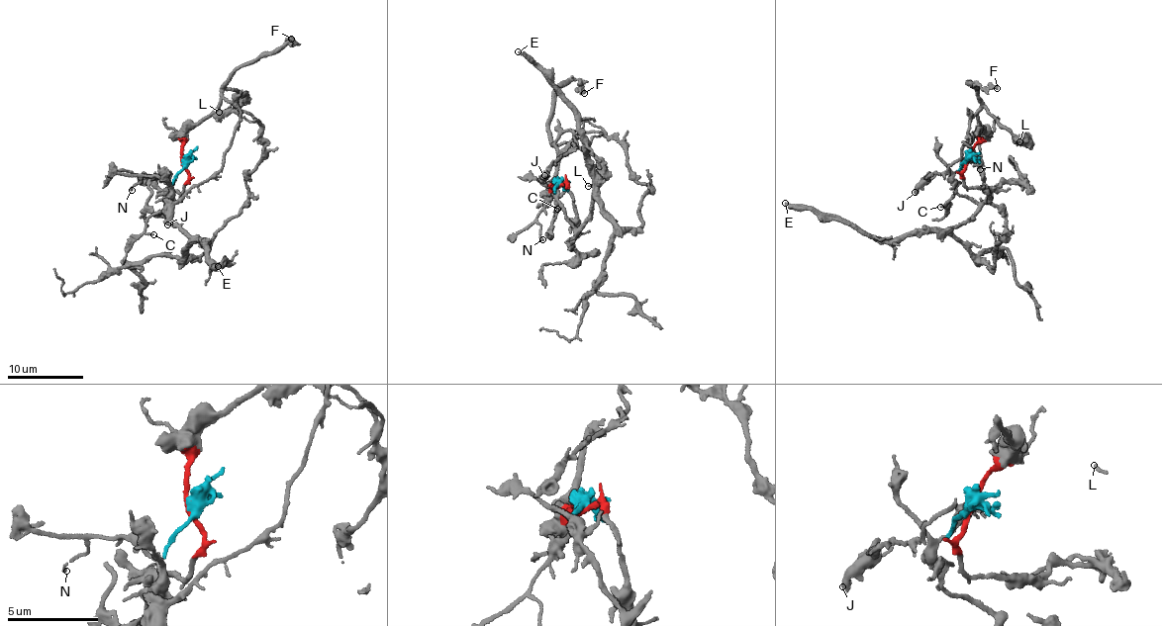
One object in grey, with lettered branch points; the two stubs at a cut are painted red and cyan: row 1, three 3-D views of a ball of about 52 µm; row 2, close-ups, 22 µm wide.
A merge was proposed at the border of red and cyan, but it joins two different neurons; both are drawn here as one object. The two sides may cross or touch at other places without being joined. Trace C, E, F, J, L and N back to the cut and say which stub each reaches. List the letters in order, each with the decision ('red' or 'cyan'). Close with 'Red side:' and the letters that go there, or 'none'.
C: cyan
E: cyan
F: red
J: red
L: red
N: cyan
Red side: F, J, L

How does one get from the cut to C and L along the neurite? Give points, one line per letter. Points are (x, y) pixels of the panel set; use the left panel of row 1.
C: (185, 161), (170, 188), (170, 201), (146, 220), (145, 231), (153, 233)
L: (185, 161), (182, 149), (187, 130), (219, 106), (225, 90), (238, 90), (245, 96), (218, 112)

